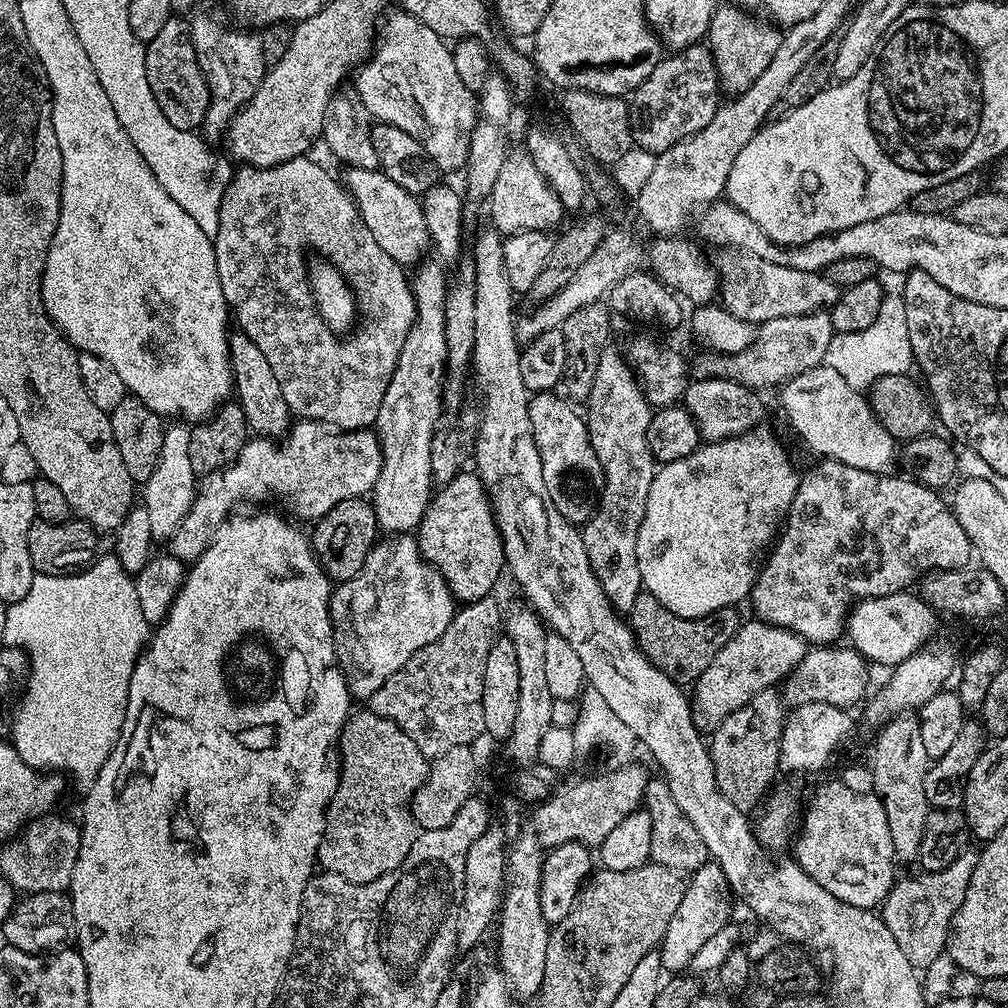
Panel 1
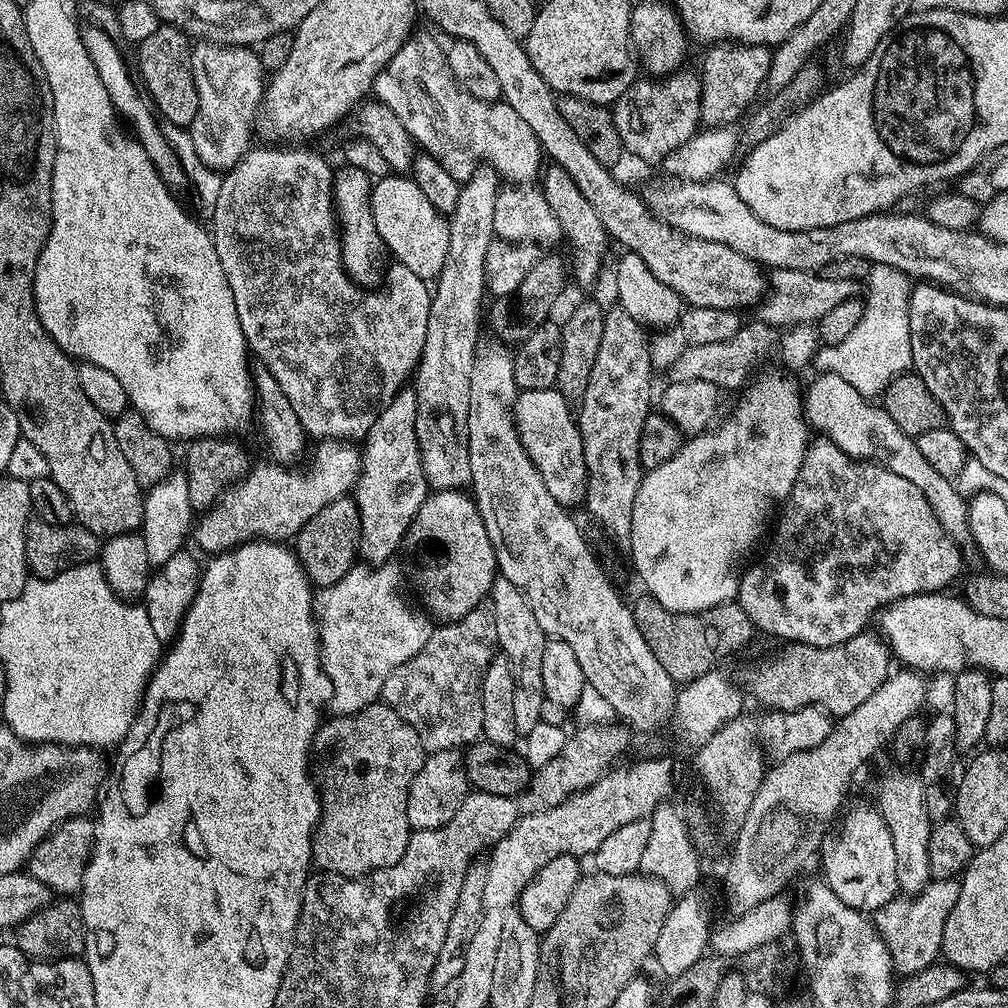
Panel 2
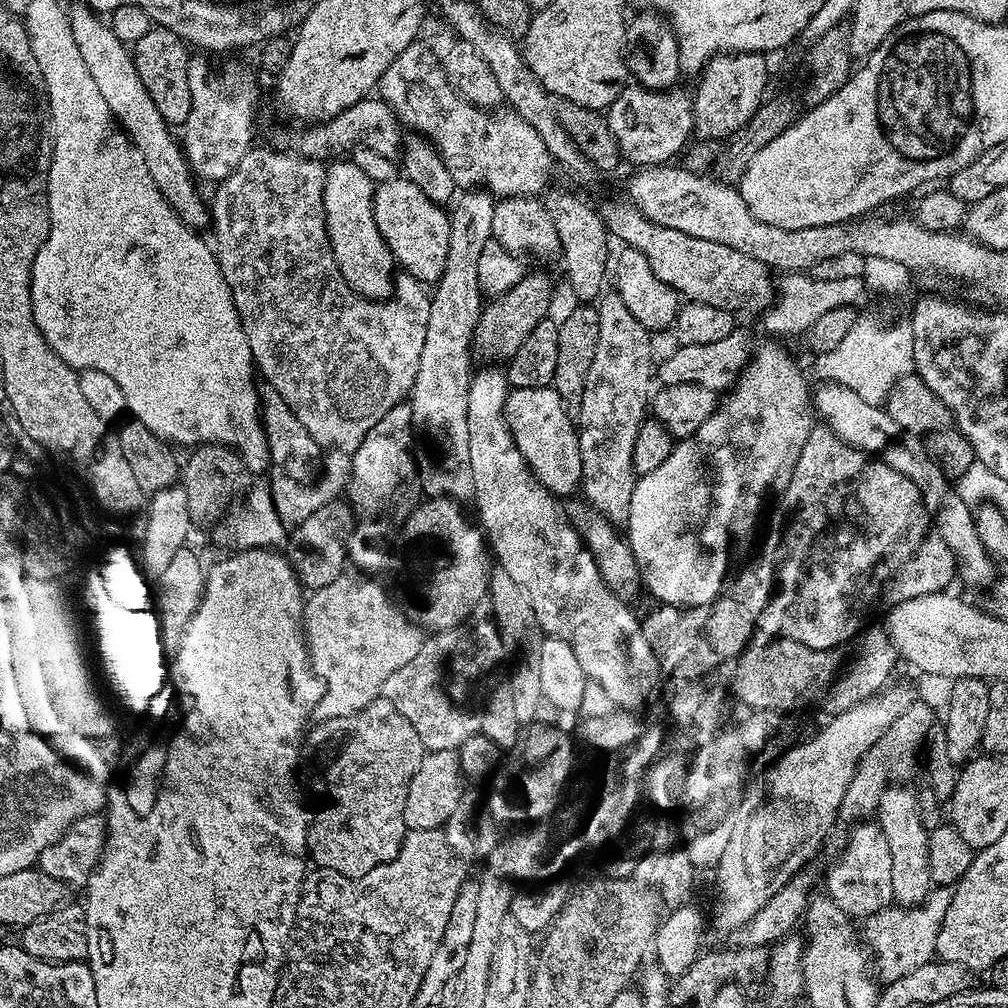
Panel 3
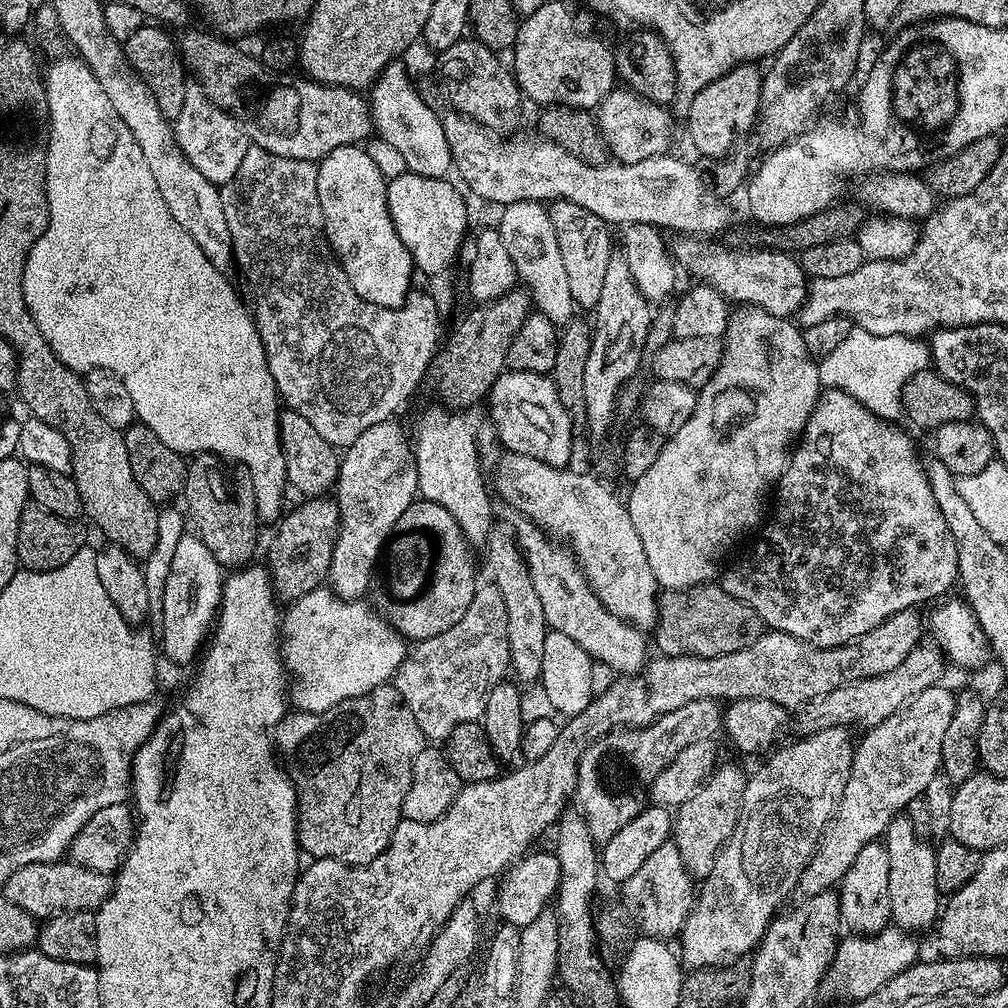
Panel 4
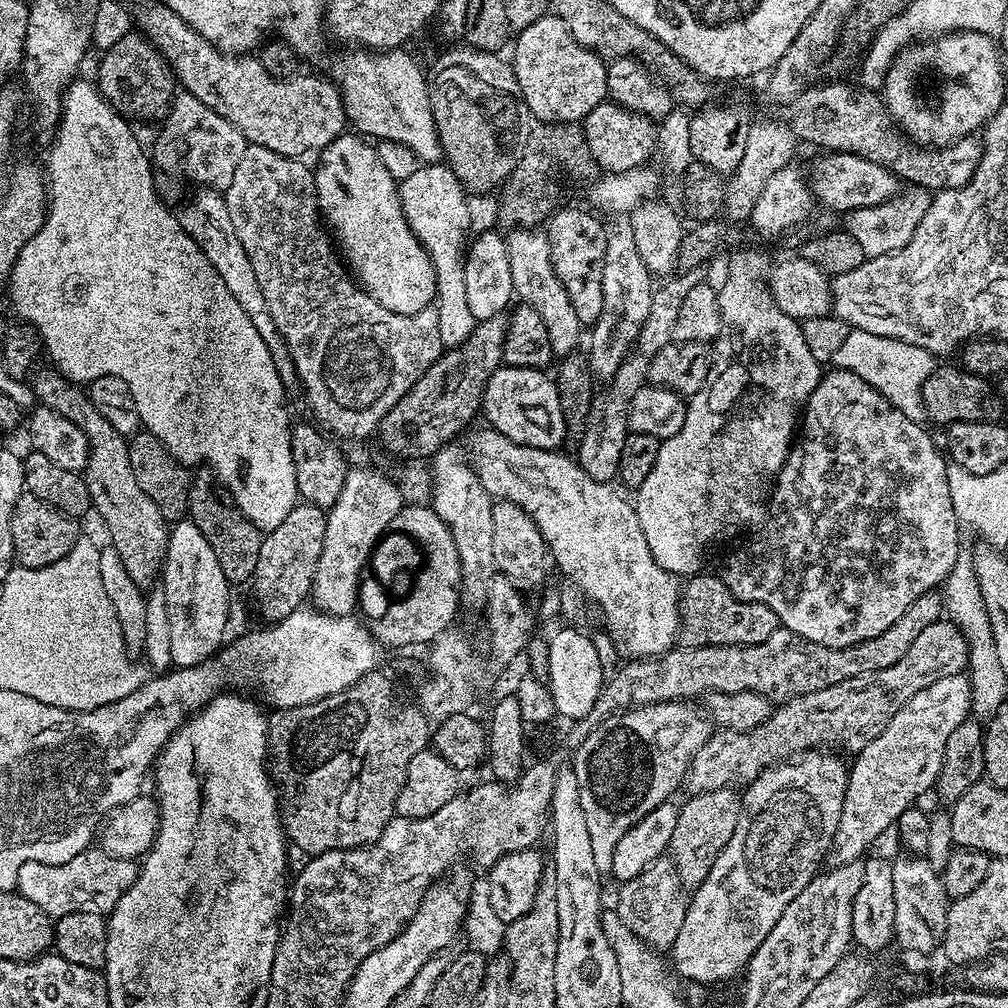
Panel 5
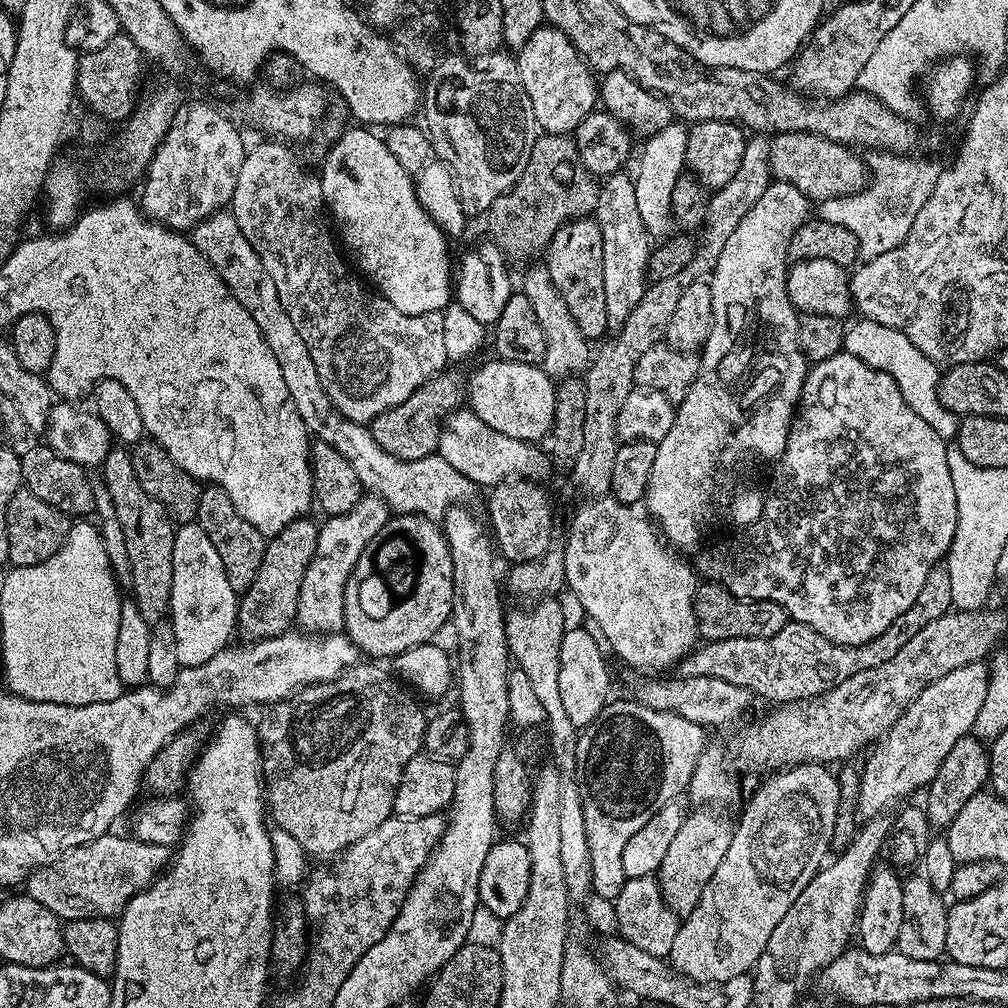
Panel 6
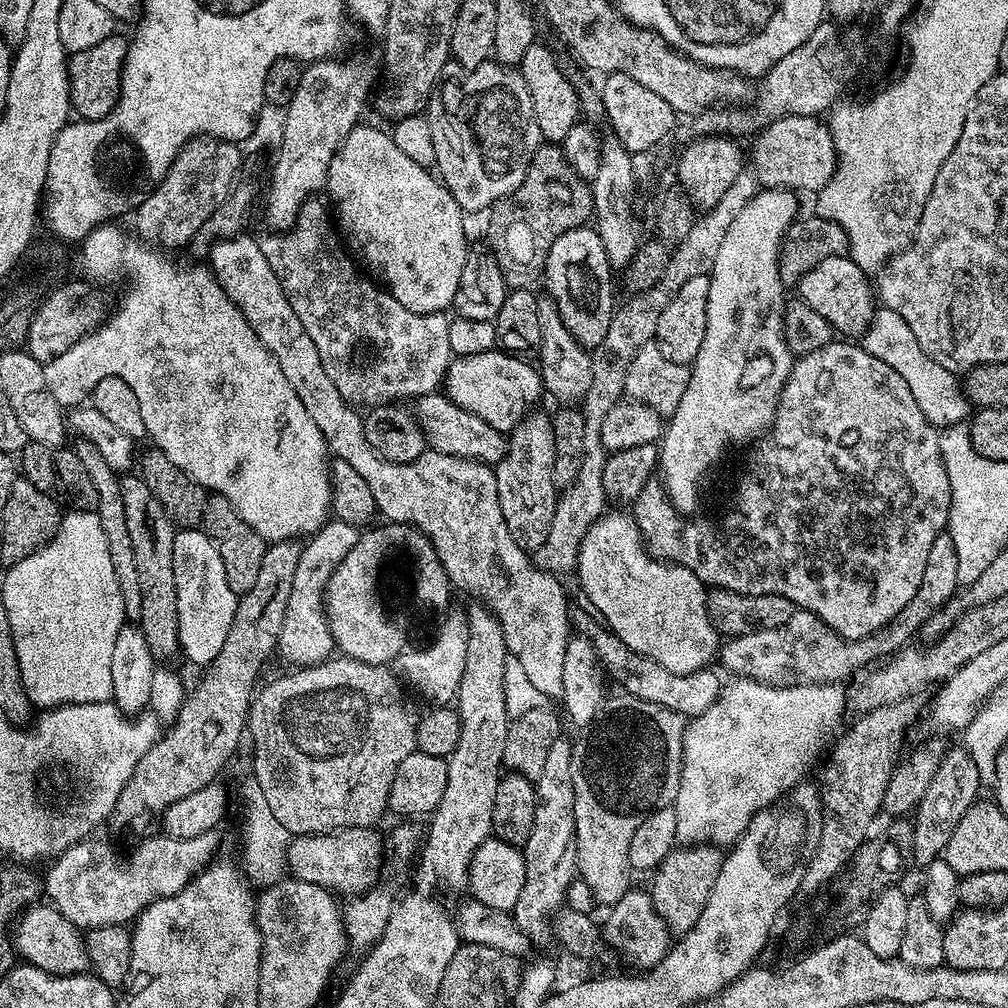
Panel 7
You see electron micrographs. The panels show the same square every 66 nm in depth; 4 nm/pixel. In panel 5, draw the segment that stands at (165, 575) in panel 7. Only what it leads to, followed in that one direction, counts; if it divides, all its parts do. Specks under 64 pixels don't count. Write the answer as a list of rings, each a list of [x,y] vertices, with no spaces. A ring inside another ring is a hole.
[[[49,370],[49,372],[40,372],[36,377],[33,375],[31,377],[30,383],[32,386],[32,391],[34,393],[35,399],[39,401],[43,407],[53,408],[55,412],[60,412],[66,418],[70,418],[76,425],[83,429],[84,432],[88,434],[88,465],[83,470],[84,481],[88,487],[88,493],[92,495],[92,508],[94,512],[104,519],[104,524],[108,527],[108,536],[110,539],[111,547],[116,549],[118,558],[122,558],[122,566],[126,566],[126,574],[130,574],[130,578],[134,578],[134,582],[142,589],[148,590],[153,587],[152,579],[159,577],[162,572],[162,565],[164,563],[164,555],[168,549],[168,534],[170,531],[169,521],[165,520],[162,510],[158,510],[158,506],[154,506],[154,502],[150,502],[150,498],[146,498],[146,494],[142,490],[142,486],[138,486],[138,481],[134,479],[134,470],[130,470],[130,454],[128,453],[128,440],[122,434],[118,434],[118,430],[114,430],[110,426],[110,422],[106,422],[106,418],[102,418],[102,414],[98,414],[98,410],[94,410],[91,400],[88,399],[85,389],[83,387],[77,386],[73,381],[67,380],[65,376],[61,376],[59,372],[55,370]]]

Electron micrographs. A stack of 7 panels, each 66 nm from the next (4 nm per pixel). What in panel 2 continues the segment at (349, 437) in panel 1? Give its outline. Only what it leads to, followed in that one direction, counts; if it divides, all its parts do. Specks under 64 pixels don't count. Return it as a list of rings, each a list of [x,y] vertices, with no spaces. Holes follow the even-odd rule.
[[[320,440],[317,445],[305,468],[275,462],[260,464],[257,468],[256,465],[249,467],[248,473],[231,487],[225,488],[220,499],[201,515],[204,517],[195,521],[194,540],[196,536],[197,546],[208,552],[207,554],[219,554],[255,538],[277,542],[291,541],[300,533],[302,526],[306,526],[306,522],[310,522],[310,518],[318,514],[318,510],[330,506],[330,502],[338,498],[349,495],[355,489],[360,480],[360,471],[363,470],[364,457],[361,449],[346,440]]]

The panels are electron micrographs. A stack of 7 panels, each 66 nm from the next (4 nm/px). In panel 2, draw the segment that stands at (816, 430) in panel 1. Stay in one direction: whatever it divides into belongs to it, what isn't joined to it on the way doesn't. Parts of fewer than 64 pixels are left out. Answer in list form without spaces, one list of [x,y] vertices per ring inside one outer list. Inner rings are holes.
[[[825,372],[816,378],[817,380],[809,386],[808,393],[803,393],[802,396],[802,407],[809,425],[815,431],[817,428],[820,431],[817,433],[823,439],[833,440],[853,460],[878,463],[883,468],[889,468],[894,474],[906,478],[906,482],[914,482],[914,486],[922,490],[922,498],[930,502],[934,518],[938,518],[948,536],[964,536],[968,531],[969,501],[956,489],[953,481],[942,478],[942,474],[938,474],[934,466],[930,466],[930,462],[922,458],[915,439],[900,429],[898,422],[890,418],[883,406],[859,393],[838,374]]]

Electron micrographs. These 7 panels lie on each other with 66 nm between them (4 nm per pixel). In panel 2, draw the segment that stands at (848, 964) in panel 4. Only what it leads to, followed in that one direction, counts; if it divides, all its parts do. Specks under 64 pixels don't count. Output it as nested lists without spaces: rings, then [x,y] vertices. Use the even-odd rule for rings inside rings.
[[[959,879],[932,880],[921,892],[913,896],[897,895],[896,899],[886,902],[886,906],[874,913],[876,930],[892,956],[892,964],[897,973],[912,976],[941,959],[946,918],[950,918],[950,910],[954,910],[954,902],[958,902],[959,893]]]

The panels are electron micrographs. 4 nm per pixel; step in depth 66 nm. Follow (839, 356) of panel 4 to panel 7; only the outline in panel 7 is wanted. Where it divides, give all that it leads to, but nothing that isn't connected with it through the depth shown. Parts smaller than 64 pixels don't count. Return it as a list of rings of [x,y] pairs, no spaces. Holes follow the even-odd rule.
[[[882,306],[877,309],[871,326],[862,337],[862,346],[868,353],[874,354],[876,358],[880,358],[891,369],[901,374],[923,414],[937,428],[963,423],[969,417],[972,406],[963,393],[957,375],[946,370],[944,366],[939,366],[938,362],[922,350],[913,330],[893,308]]]

